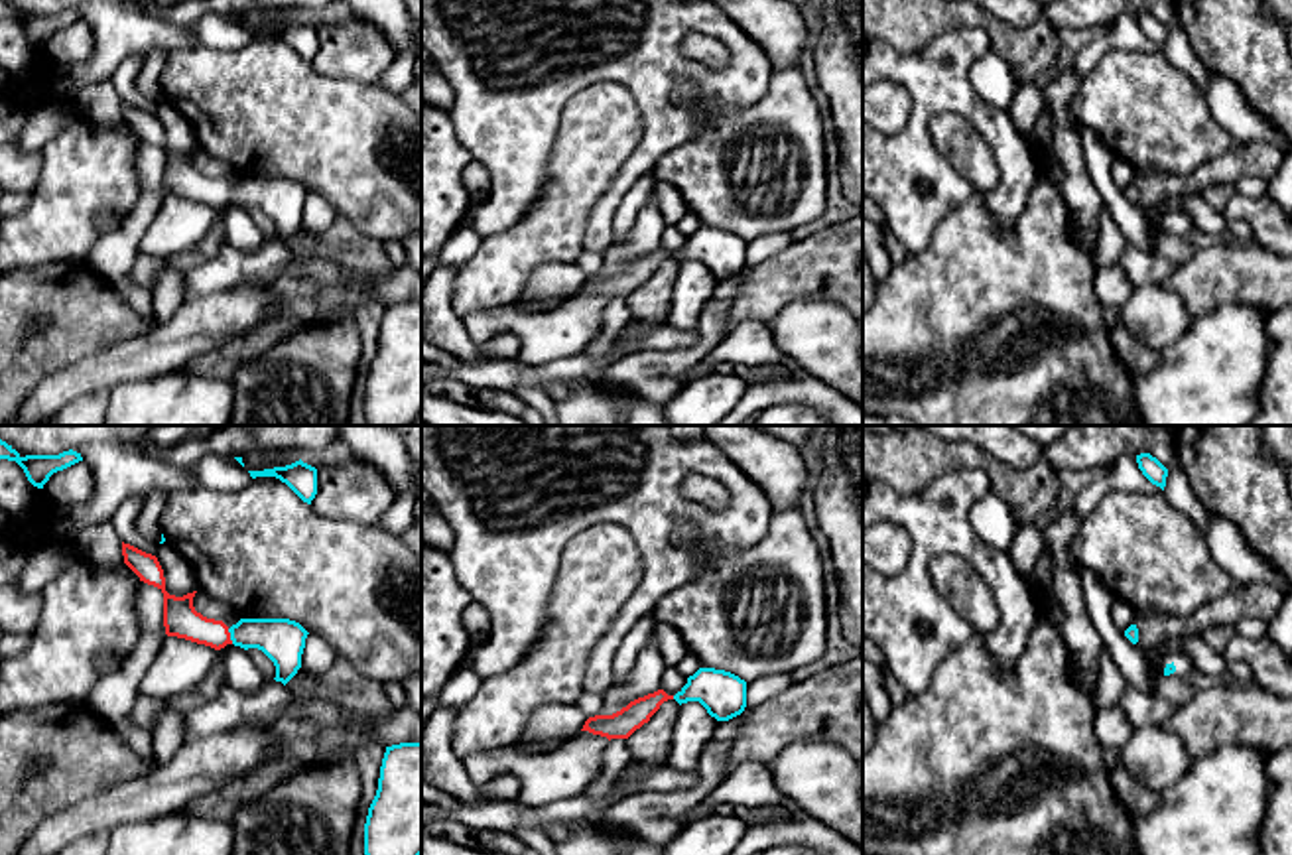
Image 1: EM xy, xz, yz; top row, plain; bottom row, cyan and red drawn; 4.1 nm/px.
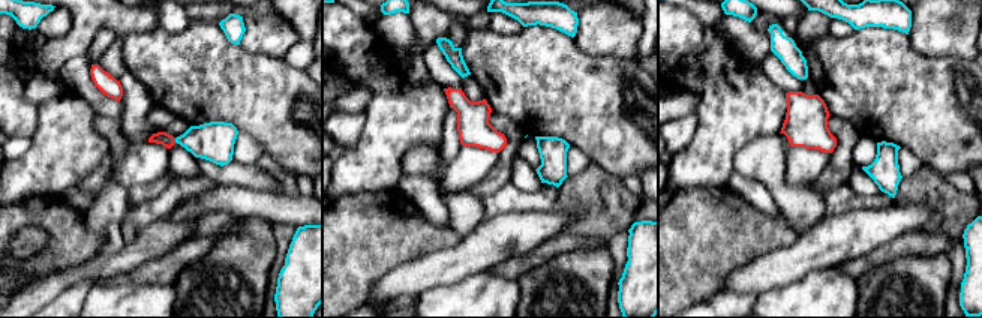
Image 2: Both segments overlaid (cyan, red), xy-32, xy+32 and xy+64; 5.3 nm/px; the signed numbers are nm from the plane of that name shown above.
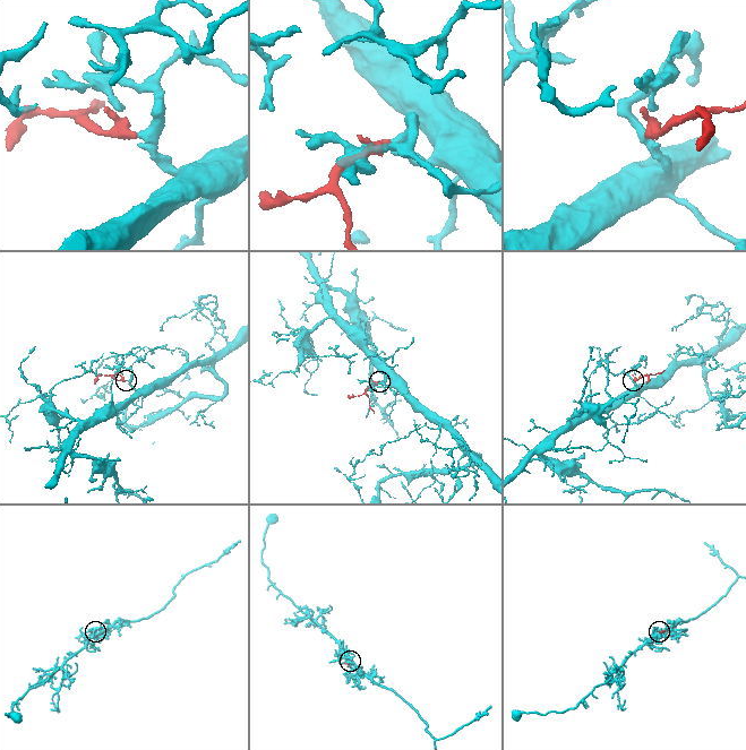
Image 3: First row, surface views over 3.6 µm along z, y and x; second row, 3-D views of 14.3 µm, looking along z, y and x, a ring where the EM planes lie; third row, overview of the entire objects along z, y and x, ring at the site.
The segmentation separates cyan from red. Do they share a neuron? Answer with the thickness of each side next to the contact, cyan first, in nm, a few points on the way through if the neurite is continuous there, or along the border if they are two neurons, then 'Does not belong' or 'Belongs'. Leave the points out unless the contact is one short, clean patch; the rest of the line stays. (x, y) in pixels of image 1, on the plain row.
Thickness 180 nm (cyan) against 140 nm. Path across: xy (282, 199), (276, 196), (231, 196), (201, 190), (180, 176). Belongs

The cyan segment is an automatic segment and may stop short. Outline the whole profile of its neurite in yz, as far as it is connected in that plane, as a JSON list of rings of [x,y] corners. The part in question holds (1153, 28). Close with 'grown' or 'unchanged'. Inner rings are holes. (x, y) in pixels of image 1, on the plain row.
[[[1150,12],[1136,14],[1138,28],[1156,45],[1164,49],[1168,28]]]; unchanged

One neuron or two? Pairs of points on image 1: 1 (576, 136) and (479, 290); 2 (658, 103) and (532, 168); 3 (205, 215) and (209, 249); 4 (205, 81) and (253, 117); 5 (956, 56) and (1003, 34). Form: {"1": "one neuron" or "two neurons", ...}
{"1": "one neuron", "2": "one neuron", "3": "two neurons", "4": "one neuron", "5": "two neurons"}

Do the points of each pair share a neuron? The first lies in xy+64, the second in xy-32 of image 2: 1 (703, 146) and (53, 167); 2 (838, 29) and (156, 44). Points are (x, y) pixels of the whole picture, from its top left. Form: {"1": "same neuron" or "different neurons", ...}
{"1": "same neuron", "2": "different neurons"}

